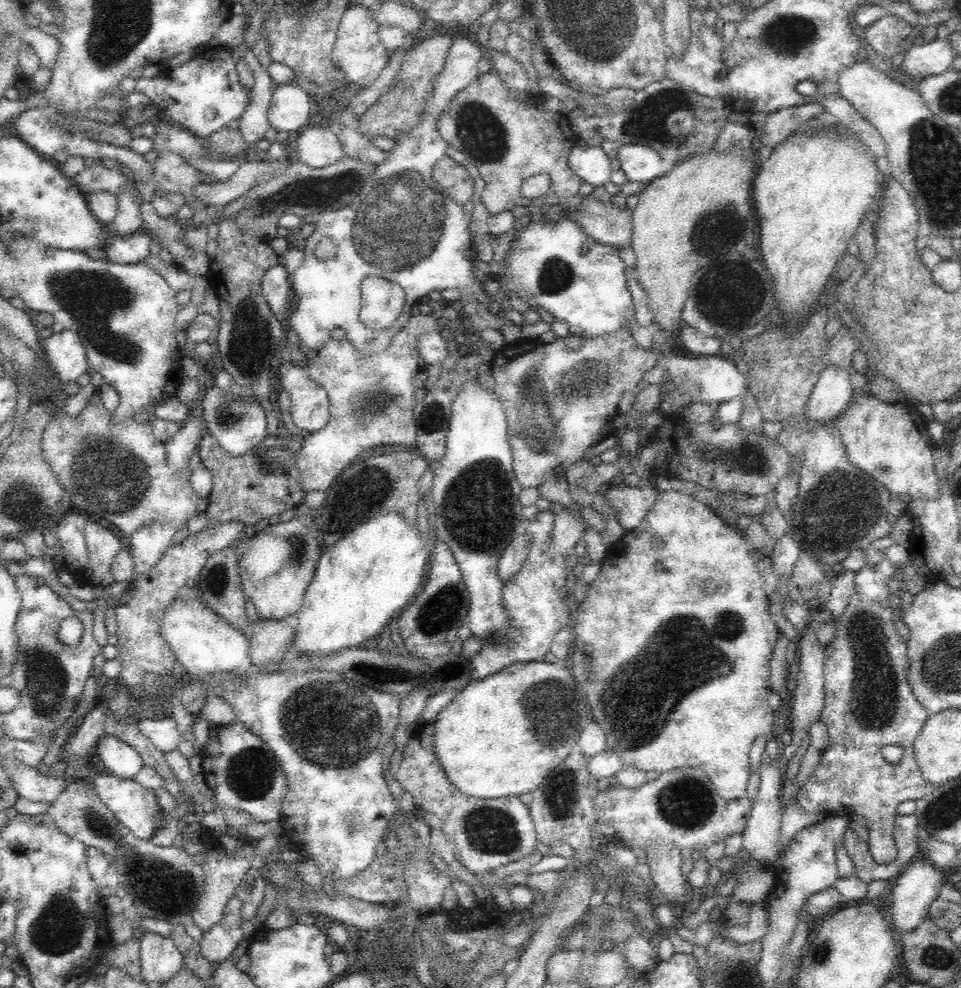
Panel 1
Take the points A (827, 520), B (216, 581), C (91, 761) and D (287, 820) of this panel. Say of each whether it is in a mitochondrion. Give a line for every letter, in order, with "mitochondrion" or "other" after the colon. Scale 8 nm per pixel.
A: mitochondrion
B: mitochondrion
C: other
D: other

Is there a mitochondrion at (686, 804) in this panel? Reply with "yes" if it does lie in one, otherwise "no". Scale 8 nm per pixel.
yes

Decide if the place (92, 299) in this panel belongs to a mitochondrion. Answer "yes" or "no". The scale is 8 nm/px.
yes

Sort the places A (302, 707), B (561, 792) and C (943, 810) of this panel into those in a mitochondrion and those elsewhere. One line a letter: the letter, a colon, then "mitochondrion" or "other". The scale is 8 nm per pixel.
A: mitochondrion
B: mitochondrion
C: mitochondrion

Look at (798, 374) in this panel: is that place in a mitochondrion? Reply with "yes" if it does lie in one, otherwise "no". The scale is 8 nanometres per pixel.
no

